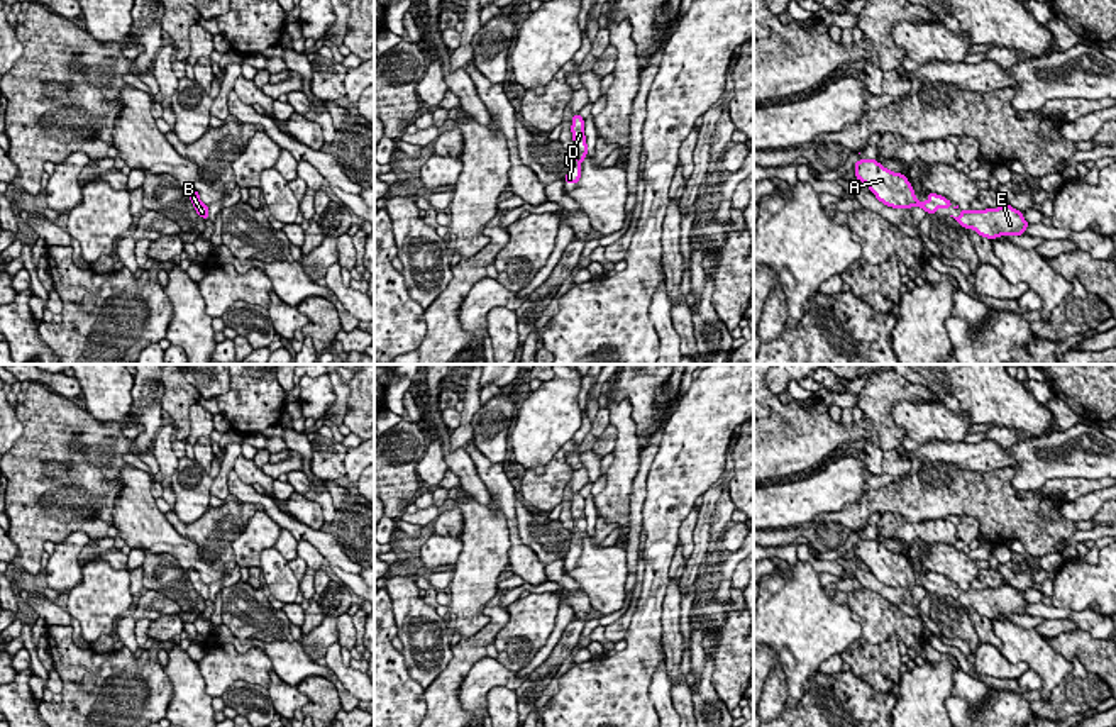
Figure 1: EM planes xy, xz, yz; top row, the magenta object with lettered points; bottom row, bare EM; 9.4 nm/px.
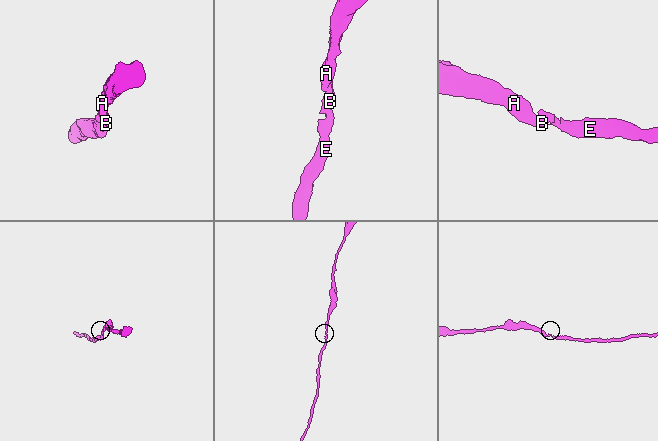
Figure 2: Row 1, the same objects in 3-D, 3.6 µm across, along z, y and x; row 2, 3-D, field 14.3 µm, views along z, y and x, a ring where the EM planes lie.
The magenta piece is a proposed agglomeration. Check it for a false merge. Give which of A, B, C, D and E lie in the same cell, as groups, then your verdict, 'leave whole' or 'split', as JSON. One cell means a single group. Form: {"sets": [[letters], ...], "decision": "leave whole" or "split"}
{"sets": [["A", "B", "C", "D", "E"]], "decision": "leave whole"}

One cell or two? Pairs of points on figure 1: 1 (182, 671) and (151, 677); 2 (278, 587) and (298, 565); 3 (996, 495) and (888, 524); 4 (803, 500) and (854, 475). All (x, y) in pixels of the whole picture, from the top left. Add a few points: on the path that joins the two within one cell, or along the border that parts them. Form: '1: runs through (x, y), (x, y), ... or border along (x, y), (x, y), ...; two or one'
1: border along (163, 666), (170, 683), (170, 704), (166, 709); two
2: border along (288, 563), (298, 582); two
3: border along (900, 516), (910, 521), (945, 519); two
4: runs through (815, 493), (830, 490), (842, 482); one

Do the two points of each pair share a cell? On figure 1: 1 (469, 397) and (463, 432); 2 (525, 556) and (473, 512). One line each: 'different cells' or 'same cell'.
1: same cell
2: different cells

